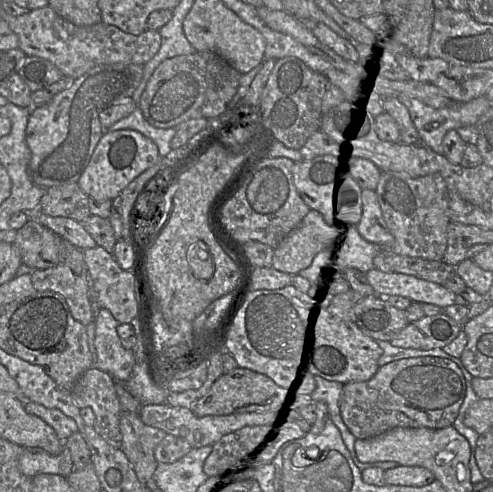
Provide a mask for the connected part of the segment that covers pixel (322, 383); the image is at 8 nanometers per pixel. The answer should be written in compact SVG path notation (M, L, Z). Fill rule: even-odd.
M319 380L319 390L315 394L312 403L315 408L317 402L326 402L332 422L340 431L343 442L347 447L351 458L355 465L363 471L366 468L374 468L374 465L361 462L355 452L356 437L350 432L345 425L340 414L340 396L343 391L344 384L328 380Z

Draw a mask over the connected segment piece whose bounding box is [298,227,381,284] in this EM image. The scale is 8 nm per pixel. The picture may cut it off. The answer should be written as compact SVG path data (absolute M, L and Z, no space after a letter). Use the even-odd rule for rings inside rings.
M346 227L338 237L325 244L314 256L311 264L298 272L310 282L323 269L342 273L352 270L368 272L374 268L374 259L381 247L367 241L359 227Z

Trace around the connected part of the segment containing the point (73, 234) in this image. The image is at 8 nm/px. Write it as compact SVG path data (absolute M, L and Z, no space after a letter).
M40 209L32 213L32 218L81 250L97 246L93 238L78 221L65 217L49 216Z

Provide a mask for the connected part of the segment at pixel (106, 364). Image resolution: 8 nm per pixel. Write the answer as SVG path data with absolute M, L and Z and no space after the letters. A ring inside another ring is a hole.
M102 308L94 319L95 338L93 345L93 363L97 368L110 374L116 382L125 383L135 365L131 350L125 349L117 334L118 323L109 310Z

